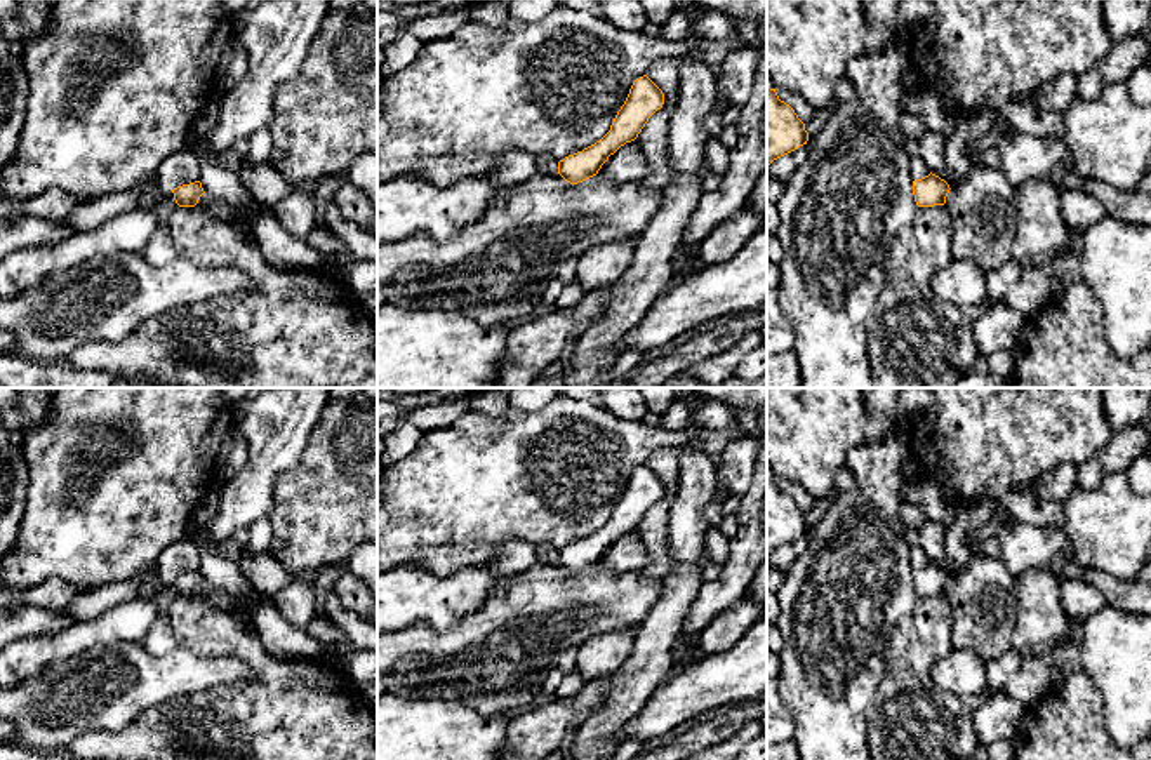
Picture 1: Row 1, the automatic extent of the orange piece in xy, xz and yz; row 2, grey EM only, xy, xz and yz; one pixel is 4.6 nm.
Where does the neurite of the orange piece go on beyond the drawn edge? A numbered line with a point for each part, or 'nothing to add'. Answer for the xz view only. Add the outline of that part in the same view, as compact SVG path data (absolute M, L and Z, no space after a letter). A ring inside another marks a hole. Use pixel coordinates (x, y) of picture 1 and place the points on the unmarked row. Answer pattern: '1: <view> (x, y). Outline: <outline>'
1: xz (546, 555). Outline: M546 543L534 544L537 563L542 565L556 565L558 563L558 550Z

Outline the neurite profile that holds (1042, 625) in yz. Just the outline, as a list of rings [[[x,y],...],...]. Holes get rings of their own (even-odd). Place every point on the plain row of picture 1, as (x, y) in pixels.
[[[1048,567],[1026,570],[1017,579],[1019,619],[1012,647],[1021,652],[1054,650],[1076,640],[1078,626],[1071,623],[1059,600],[1059,581]]]

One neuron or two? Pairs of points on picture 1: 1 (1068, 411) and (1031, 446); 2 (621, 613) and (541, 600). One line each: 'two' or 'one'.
1: one
2: one

